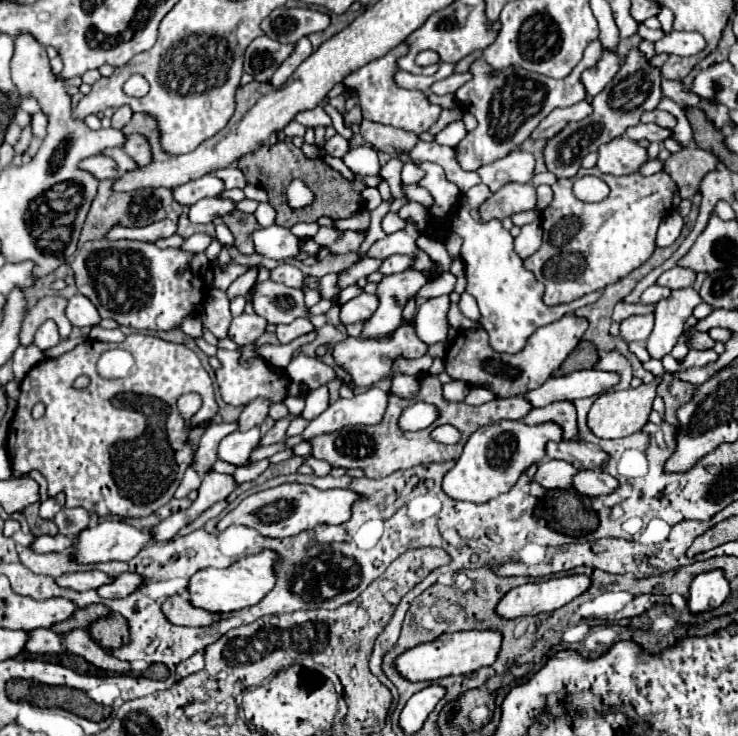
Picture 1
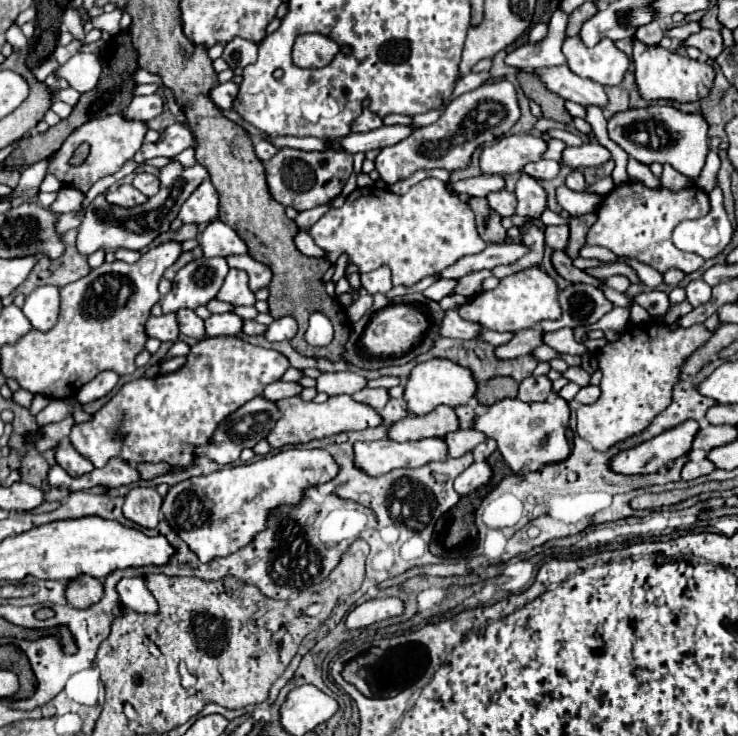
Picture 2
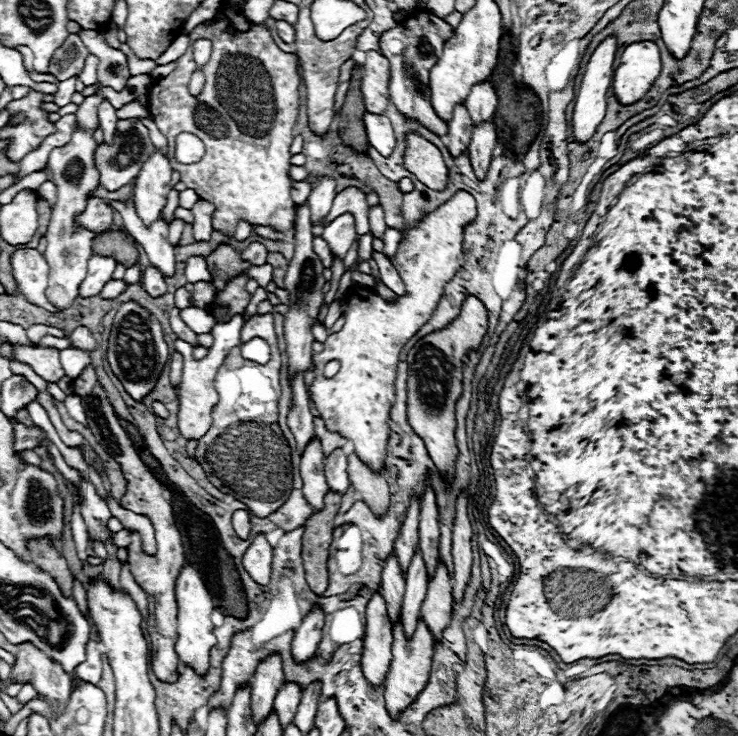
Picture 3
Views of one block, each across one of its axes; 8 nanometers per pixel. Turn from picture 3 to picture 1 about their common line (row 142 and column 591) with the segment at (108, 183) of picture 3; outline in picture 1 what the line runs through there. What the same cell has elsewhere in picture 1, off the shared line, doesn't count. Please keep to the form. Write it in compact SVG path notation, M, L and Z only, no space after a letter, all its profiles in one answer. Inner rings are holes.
M632 48L616 72L614 80L594 96L592 100L592 114L584 120L570 122L560 134L550 138L544 148L544 160L552 174L558 178L574 178L580 170L580 162L586 154L596 152L602 144L608 144L610 140L622 136L628 126L634 126L640 122L640 116L648 110L654 110L658 102L662 100L662 88L660 88L660 70L654 68L648 58L638 50Z

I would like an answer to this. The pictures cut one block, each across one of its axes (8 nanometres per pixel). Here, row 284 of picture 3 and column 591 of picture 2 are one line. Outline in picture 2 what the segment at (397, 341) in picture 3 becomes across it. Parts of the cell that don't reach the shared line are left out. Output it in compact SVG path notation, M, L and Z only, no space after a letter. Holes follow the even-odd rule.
M638 324L622 332L616 342L608 342L604 348L596 350L594 356L598 362L598 370L602 372L600 398L592 406L578 408L578 436L588 440L596 450L604 452L610 446L642 432L646 424L650 424L650 420L654 420L654 416L658 416L658 412L662 412L662 408L670 404L670 392L680 378L682 360L686 360L686 356L690 356L690 352L700 348L708 338L710 332L702 328L702 324L690 328L676 328L676 330L670 330L670 326L664 324L652 324L652 326Z

